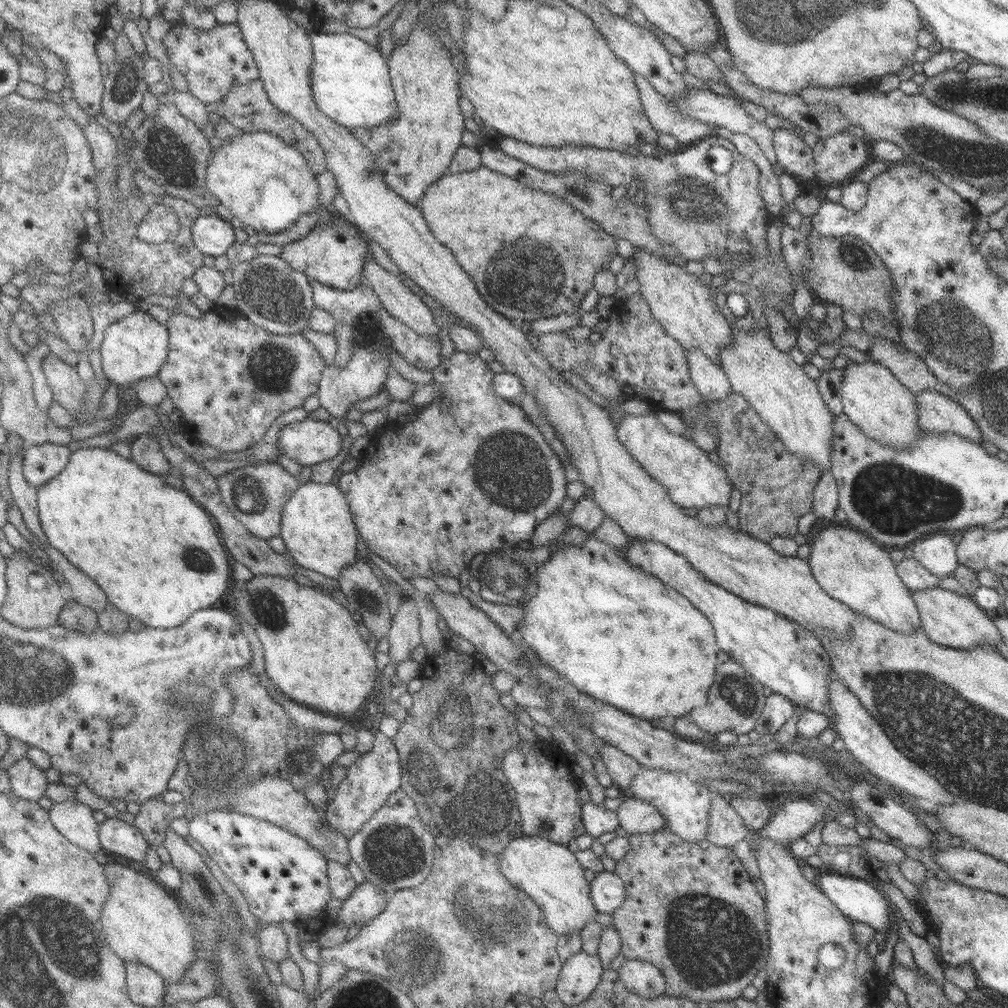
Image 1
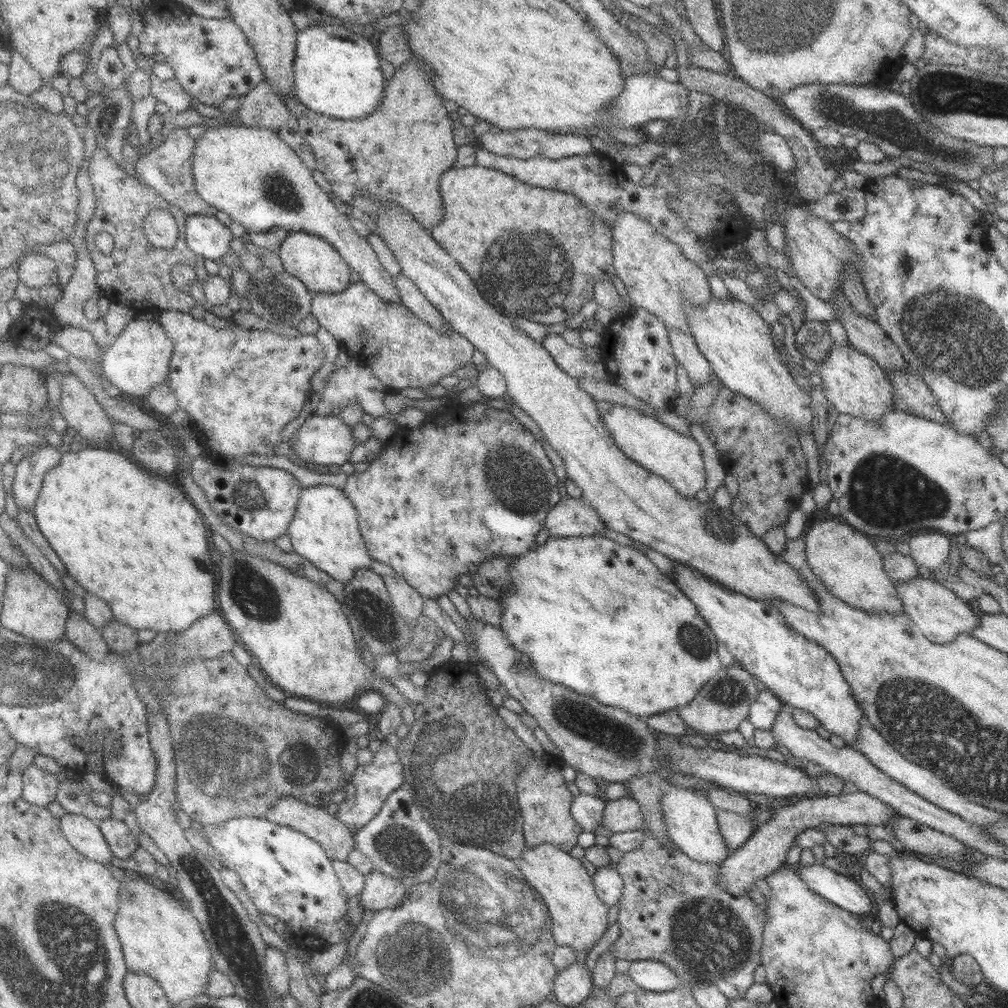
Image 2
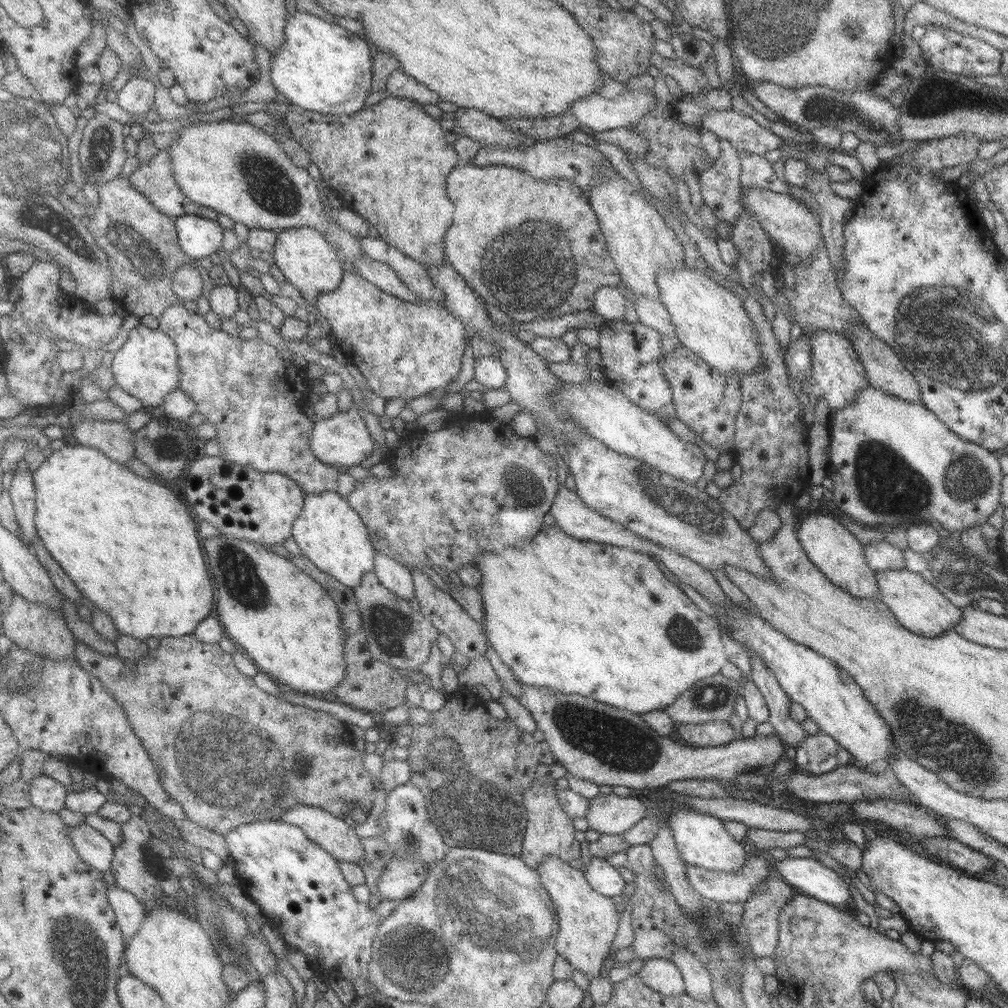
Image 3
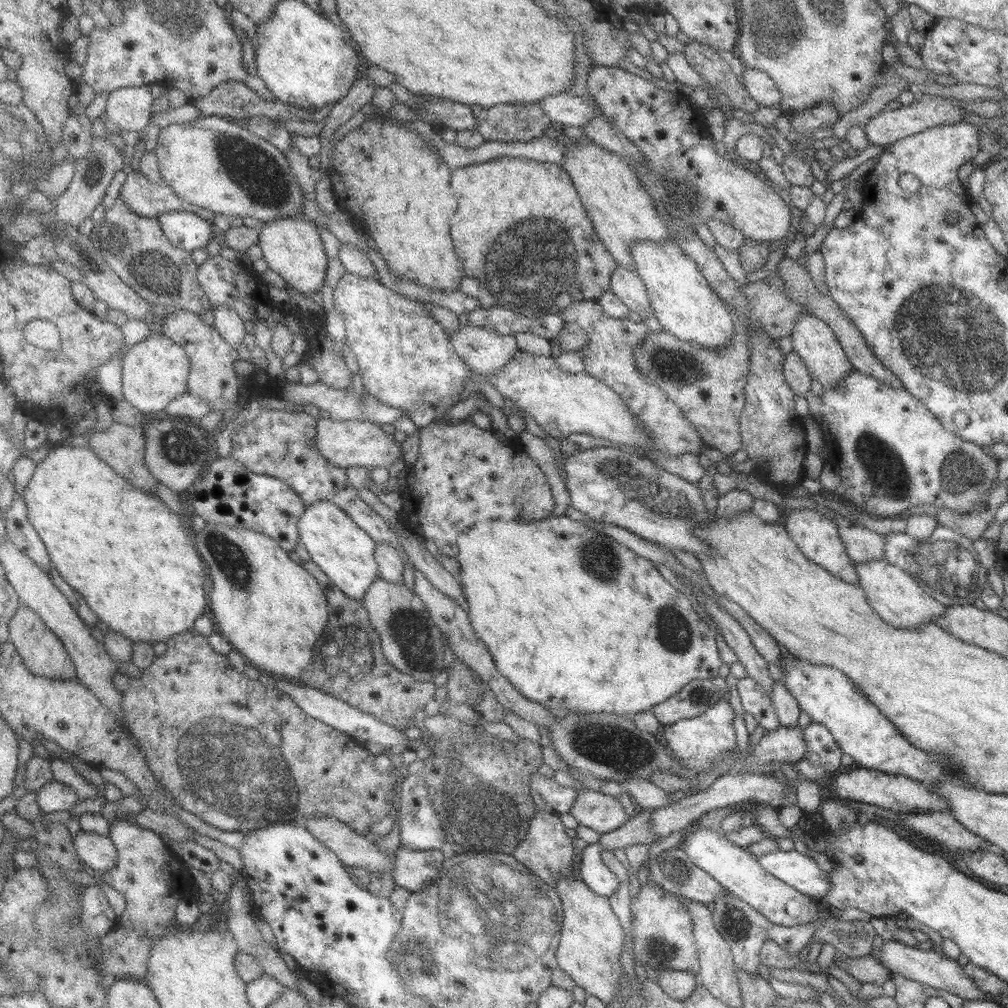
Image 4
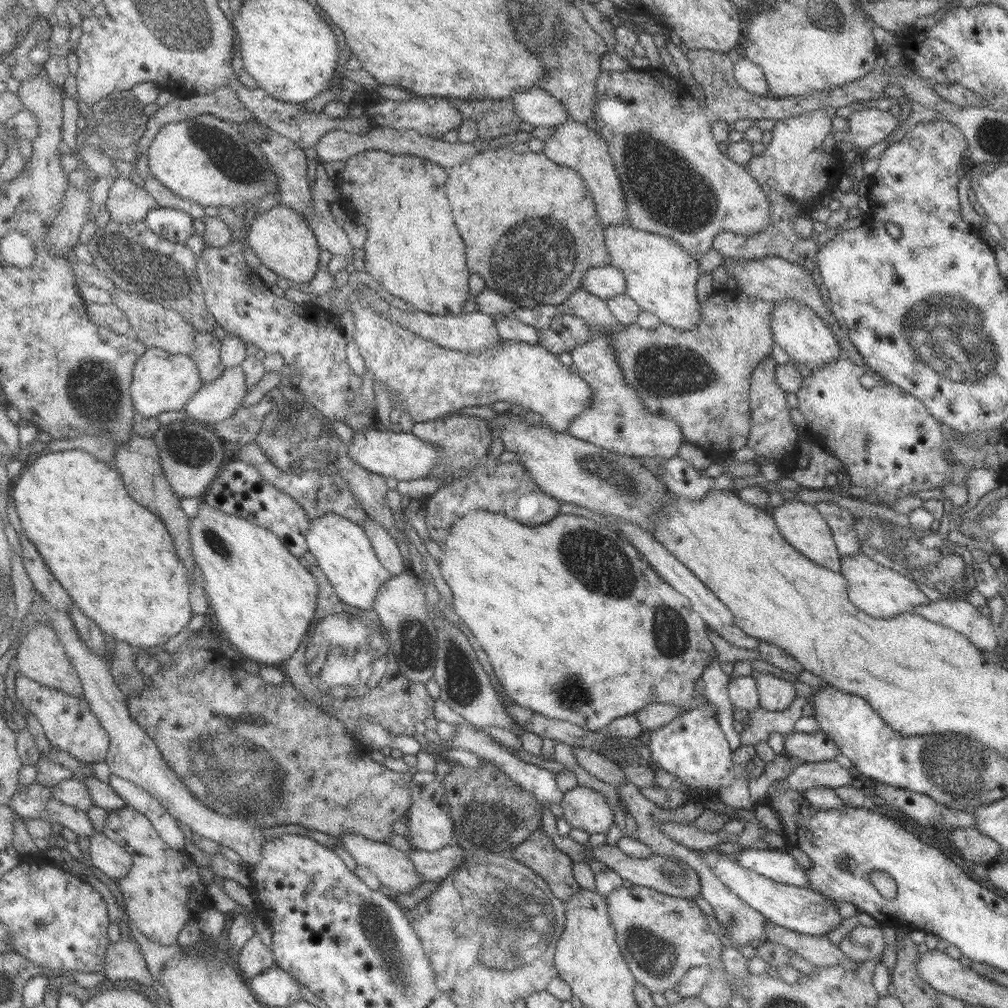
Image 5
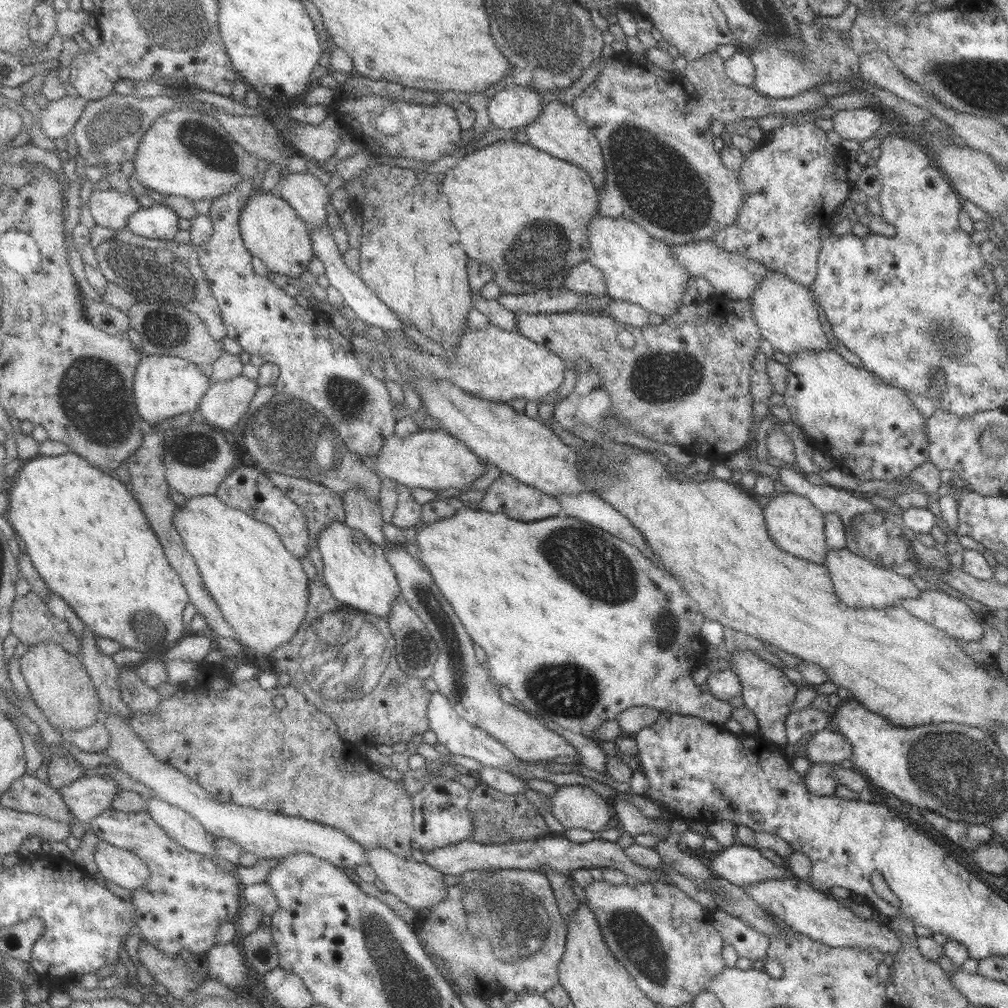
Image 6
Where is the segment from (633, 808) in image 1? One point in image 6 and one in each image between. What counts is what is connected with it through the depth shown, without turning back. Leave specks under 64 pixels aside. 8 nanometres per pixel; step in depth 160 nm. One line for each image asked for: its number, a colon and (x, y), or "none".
2: (624, 814)
3: (611, 814)
4: (600, 813)
5: (584, 808)
6: (575, 806)

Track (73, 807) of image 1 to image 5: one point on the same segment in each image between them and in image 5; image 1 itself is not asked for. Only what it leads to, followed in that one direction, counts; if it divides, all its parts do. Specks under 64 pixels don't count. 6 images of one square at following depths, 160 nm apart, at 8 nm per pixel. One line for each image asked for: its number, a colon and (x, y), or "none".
2: (87, 835)
3: (95, 847)
4: (99, 851)
5: (116, 861)

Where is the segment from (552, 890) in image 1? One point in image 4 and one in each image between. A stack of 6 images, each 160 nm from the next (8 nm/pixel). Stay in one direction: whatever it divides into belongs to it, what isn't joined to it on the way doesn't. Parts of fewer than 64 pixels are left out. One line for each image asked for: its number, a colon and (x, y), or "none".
2: (580, 918)
3: (588, 921)
4: (592, 938)

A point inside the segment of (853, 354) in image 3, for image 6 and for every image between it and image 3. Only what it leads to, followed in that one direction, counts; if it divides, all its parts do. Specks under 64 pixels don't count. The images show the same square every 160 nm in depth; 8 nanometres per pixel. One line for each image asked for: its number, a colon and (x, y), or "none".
4: (813, 341)
5: (805, 336)
6: (784, 310)

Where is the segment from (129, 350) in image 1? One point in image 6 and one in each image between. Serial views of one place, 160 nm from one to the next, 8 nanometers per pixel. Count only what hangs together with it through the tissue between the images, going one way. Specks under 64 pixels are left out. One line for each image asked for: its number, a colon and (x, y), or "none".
2: (140, 359)
3: (148, 361)
4: (156, 372)
5: (163, 381)
6: (166, 386)

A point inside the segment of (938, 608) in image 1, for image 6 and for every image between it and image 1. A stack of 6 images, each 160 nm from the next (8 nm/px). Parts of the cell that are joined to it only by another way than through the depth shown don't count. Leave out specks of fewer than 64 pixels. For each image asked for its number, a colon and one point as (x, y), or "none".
2: (936, 611)
3: (917, 605)
4: (895, 596)
5: (881, 592)
6: (859, 583)

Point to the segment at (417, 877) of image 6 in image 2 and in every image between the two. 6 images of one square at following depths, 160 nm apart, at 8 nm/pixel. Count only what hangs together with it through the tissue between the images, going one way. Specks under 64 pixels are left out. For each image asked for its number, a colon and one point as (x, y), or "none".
2: (337, 838)
3: (334, 834)
4: (353, 849)
5: (394, 868)

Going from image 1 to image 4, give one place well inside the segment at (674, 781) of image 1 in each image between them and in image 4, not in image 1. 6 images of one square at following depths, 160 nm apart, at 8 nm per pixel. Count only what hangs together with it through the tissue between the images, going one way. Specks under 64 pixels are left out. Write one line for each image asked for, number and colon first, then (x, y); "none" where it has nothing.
2: (691, 818)
3: (702, 839)
4: (734, 867)

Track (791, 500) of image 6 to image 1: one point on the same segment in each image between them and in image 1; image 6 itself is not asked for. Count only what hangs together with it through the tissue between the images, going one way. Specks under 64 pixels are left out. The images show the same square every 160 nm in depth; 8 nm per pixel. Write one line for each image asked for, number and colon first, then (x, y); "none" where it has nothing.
1: (851, 567)
2: (846, 561)
3: (832, 548)
4: (817, 537)
5: (801, 524)

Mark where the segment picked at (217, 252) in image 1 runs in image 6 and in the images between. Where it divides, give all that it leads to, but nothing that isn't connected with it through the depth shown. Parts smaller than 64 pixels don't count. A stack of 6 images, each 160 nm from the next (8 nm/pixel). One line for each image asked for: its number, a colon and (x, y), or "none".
2: (207, 236)
3: (201, 237)
4: (186, 229)
5: (177, 225)
6: (159, 221)

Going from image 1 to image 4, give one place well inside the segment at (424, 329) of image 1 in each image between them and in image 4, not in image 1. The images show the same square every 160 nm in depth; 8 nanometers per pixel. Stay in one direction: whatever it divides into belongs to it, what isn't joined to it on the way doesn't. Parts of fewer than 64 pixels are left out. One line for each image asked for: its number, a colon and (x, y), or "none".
2: (254, 175)
3: (242, 171)
4: (215, 163)

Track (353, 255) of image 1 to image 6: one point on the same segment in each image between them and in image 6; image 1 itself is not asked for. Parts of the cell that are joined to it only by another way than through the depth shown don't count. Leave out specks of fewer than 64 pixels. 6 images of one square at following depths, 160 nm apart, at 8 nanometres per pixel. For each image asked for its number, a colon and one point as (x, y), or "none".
2: (315, 262)
3: (306, 257)
4: (293, 247)
5: (282, 238)
6: (273, 231)

